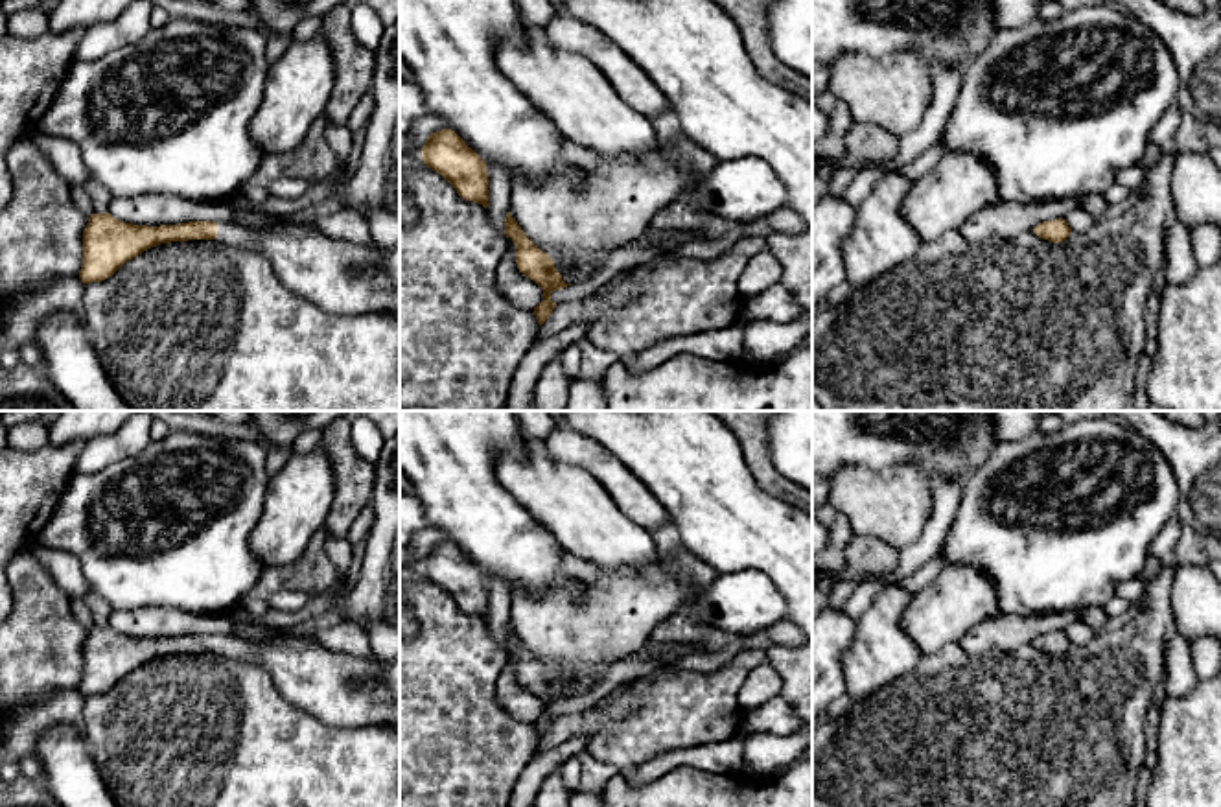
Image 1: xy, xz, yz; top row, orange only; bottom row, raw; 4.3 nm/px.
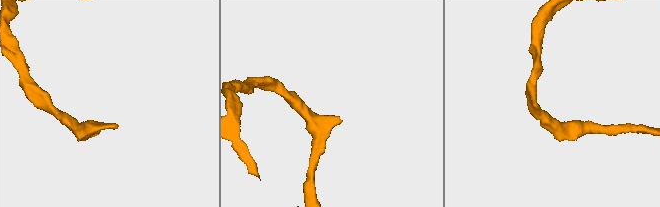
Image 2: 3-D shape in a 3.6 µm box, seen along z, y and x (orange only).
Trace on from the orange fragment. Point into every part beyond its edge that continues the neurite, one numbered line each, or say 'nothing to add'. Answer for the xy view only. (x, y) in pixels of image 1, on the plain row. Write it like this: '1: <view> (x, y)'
1: xy (315, 678)

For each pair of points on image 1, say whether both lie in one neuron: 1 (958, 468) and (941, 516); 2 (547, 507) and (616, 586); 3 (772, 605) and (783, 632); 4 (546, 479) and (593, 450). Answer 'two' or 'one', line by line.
1: two
2: two
3: two
4: two

